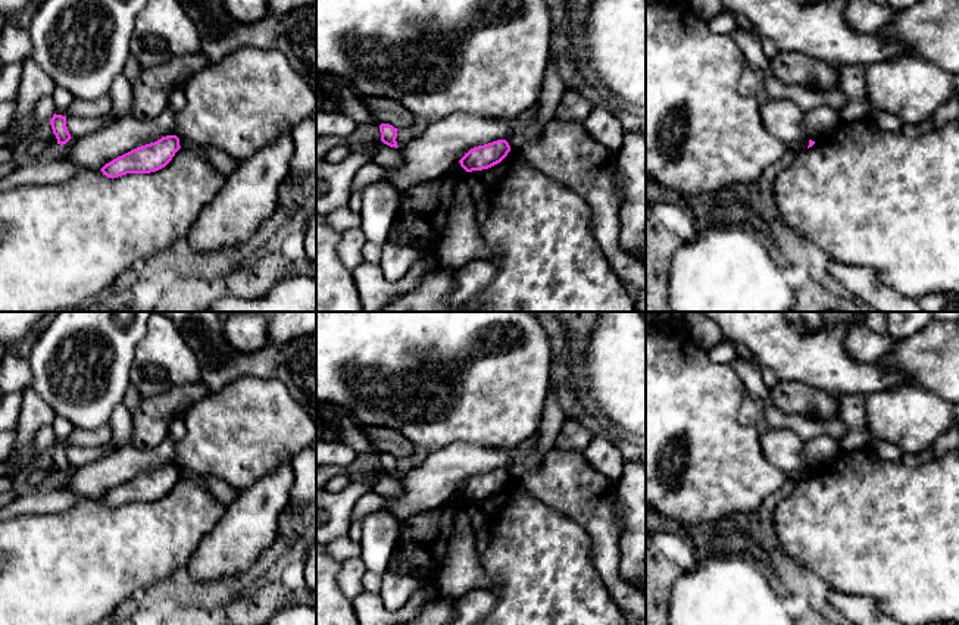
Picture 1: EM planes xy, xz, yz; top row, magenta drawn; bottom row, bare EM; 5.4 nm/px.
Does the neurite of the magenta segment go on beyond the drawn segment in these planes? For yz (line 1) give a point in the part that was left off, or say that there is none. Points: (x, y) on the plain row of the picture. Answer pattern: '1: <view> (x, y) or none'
1: none

